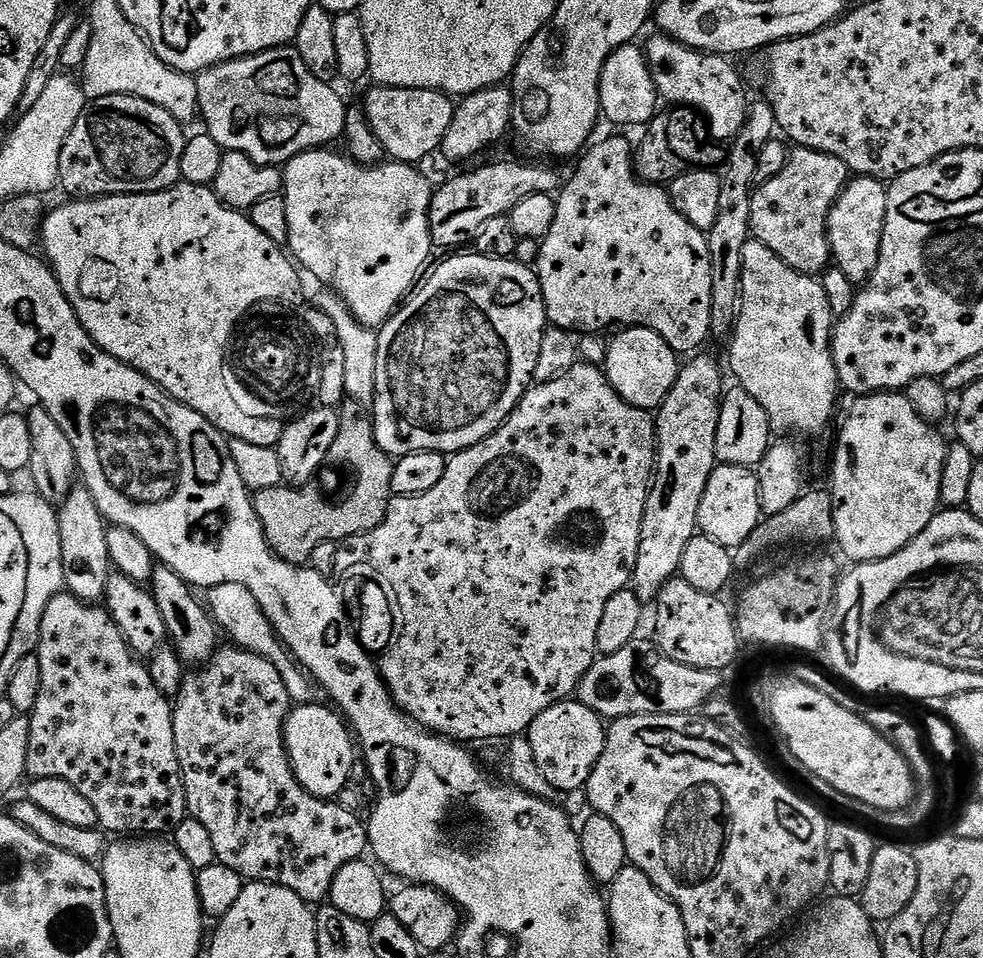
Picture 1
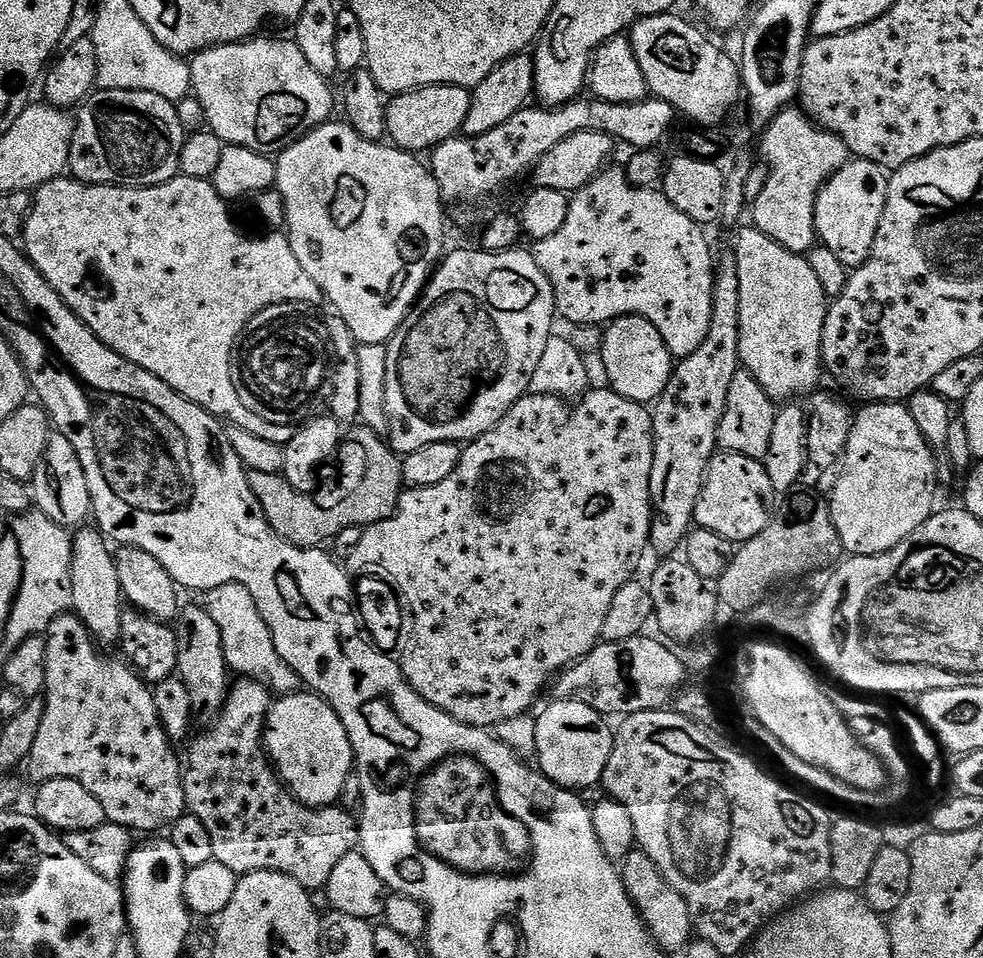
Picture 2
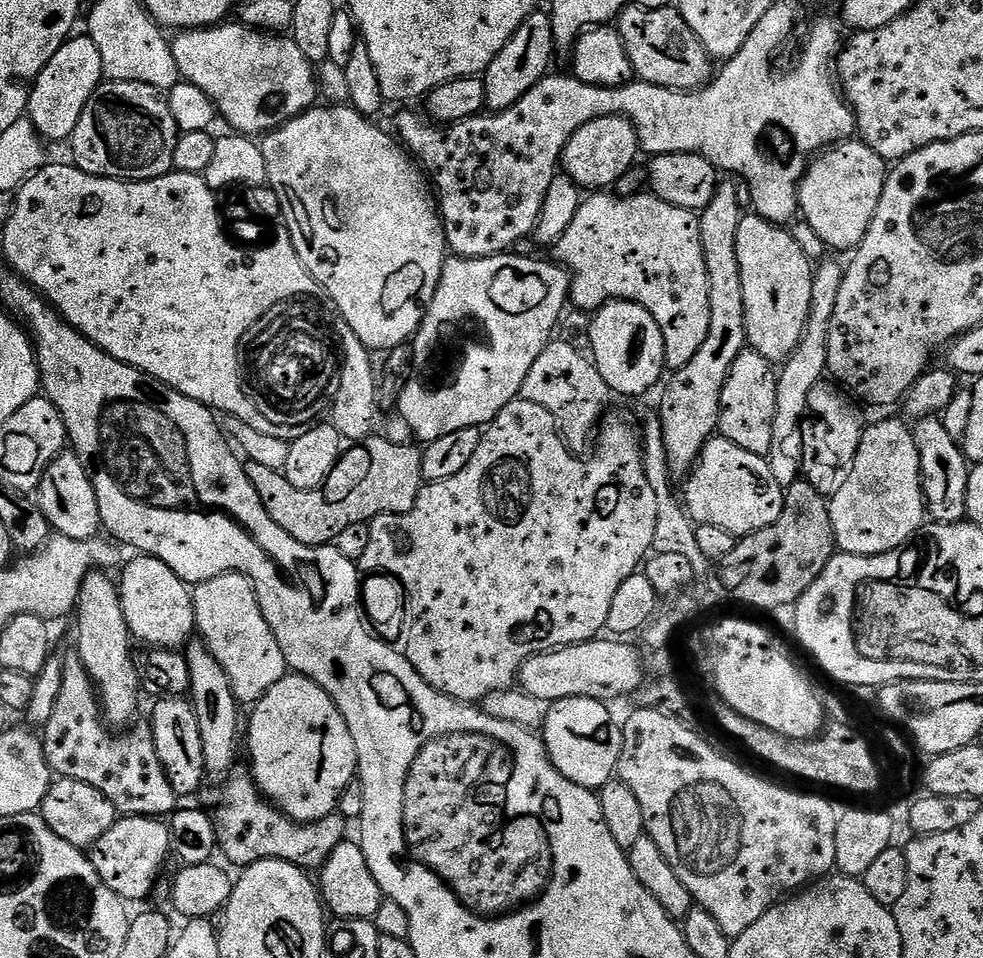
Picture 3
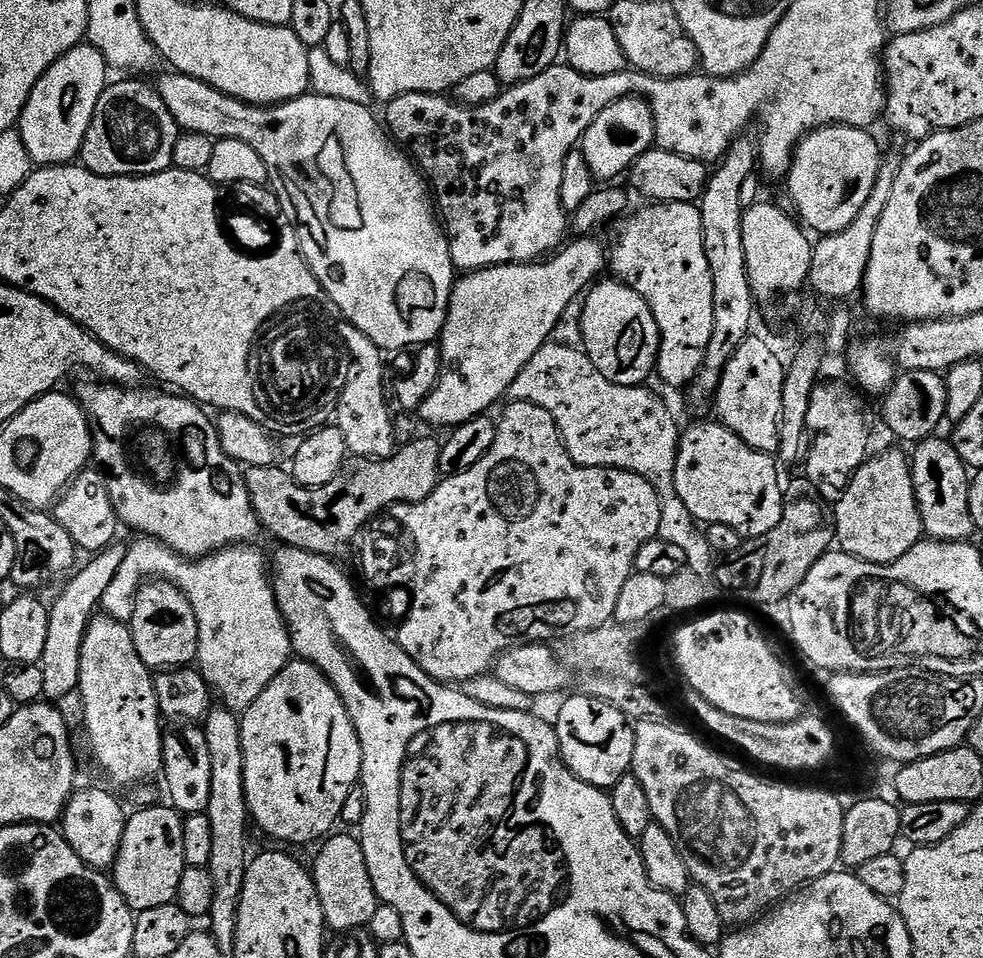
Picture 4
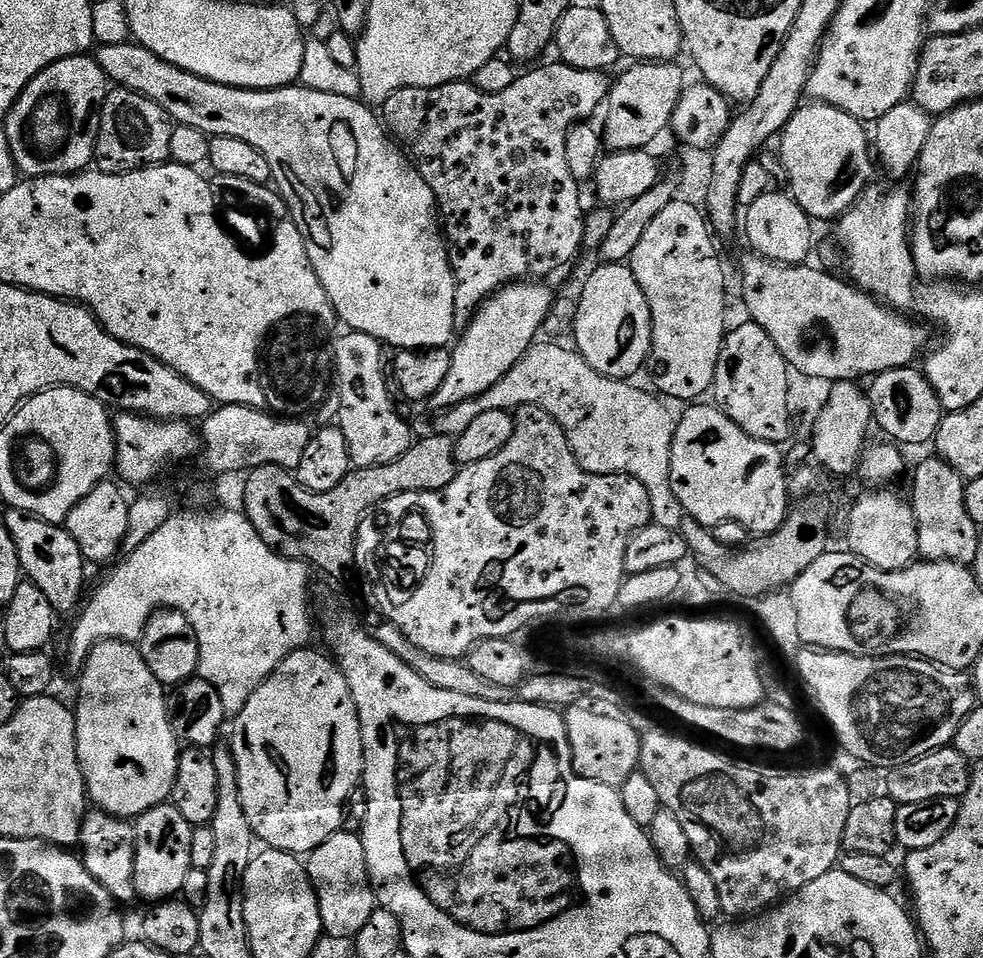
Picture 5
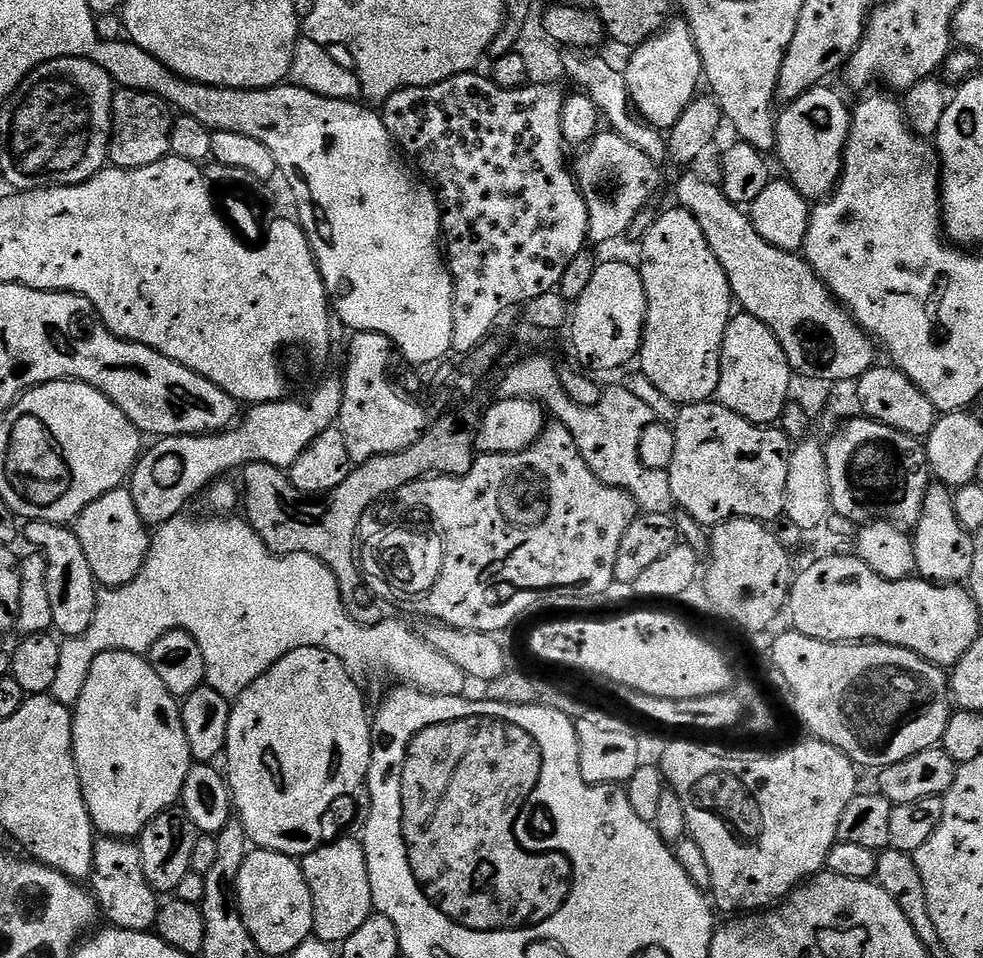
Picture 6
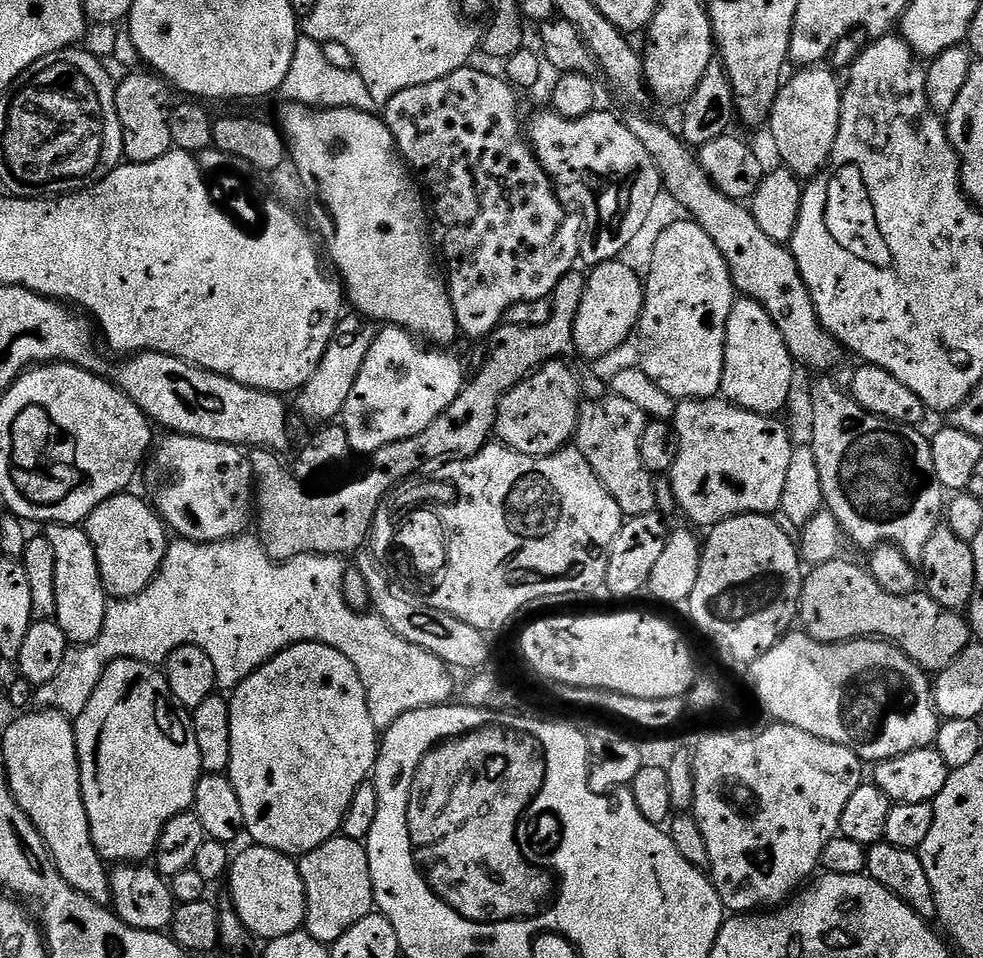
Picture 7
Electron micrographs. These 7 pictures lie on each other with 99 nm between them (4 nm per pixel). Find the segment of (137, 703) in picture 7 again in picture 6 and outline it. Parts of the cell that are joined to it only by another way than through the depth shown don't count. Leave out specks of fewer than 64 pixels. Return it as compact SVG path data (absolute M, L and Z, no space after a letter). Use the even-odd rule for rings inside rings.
M103 652L94 658L94 666L90 666L90 674L86 674L86 686L82 686L82 694L72 712L72 753L76 759L78 778L82 786L82 798L86 802L86 810L92 819L93 829L100 836L118 836L121 838L136 838L155 816L177 807L182 786L186 786L186 774L190 774L193 758L190 754L190 742L186 742L186 730L182 726L182 714L177 697L166 690L162 678L154 674L154 666L138 652Z

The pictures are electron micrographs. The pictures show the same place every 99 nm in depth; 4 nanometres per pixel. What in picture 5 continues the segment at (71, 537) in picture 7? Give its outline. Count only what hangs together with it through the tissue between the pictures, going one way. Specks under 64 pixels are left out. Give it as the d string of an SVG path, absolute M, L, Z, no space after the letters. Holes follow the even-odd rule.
M8 510L5 513L2 524L7 528L10 538L14 538L21 573L30 583L38 586L38 590L42 590L46 598L50 598L50 606L54 606L57 614L72 611L75 613L81 607L82 597L85 595L86 561L84 555L80 553L78 542L70 538L67 527L39 520L36 516L30 516L26 512Z

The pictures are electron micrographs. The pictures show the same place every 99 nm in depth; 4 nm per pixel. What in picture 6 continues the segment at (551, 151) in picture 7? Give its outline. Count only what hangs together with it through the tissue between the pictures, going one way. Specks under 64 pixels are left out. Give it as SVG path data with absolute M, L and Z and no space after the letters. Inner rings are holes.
M611 130L601 131L592 143L583 145L581 152L576 164L574 160L574 175L588 211L588 239L593 245L604 244L627 233L637 212L649 207L648 199L660 184L658 165Z

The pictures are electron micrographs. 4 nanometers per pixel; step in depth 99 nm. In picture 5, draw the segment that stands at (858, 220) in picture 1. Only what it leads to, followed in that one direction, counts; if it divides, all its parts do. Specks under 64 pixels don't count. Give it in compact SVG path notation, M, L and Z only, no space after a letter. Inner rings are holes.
M808 102L797 108L790 118L788 125L778 137L778 155L784 164L784 175L790 194L802 206L807 216L813 221L832 220L839 221L845 212L849 212L856 201L864 195L869 187L868 179L872 176L872 160L874 164L874 152L870 147L870 136L864 133L865 125L855 120L850 114L838 110L829 104Z

